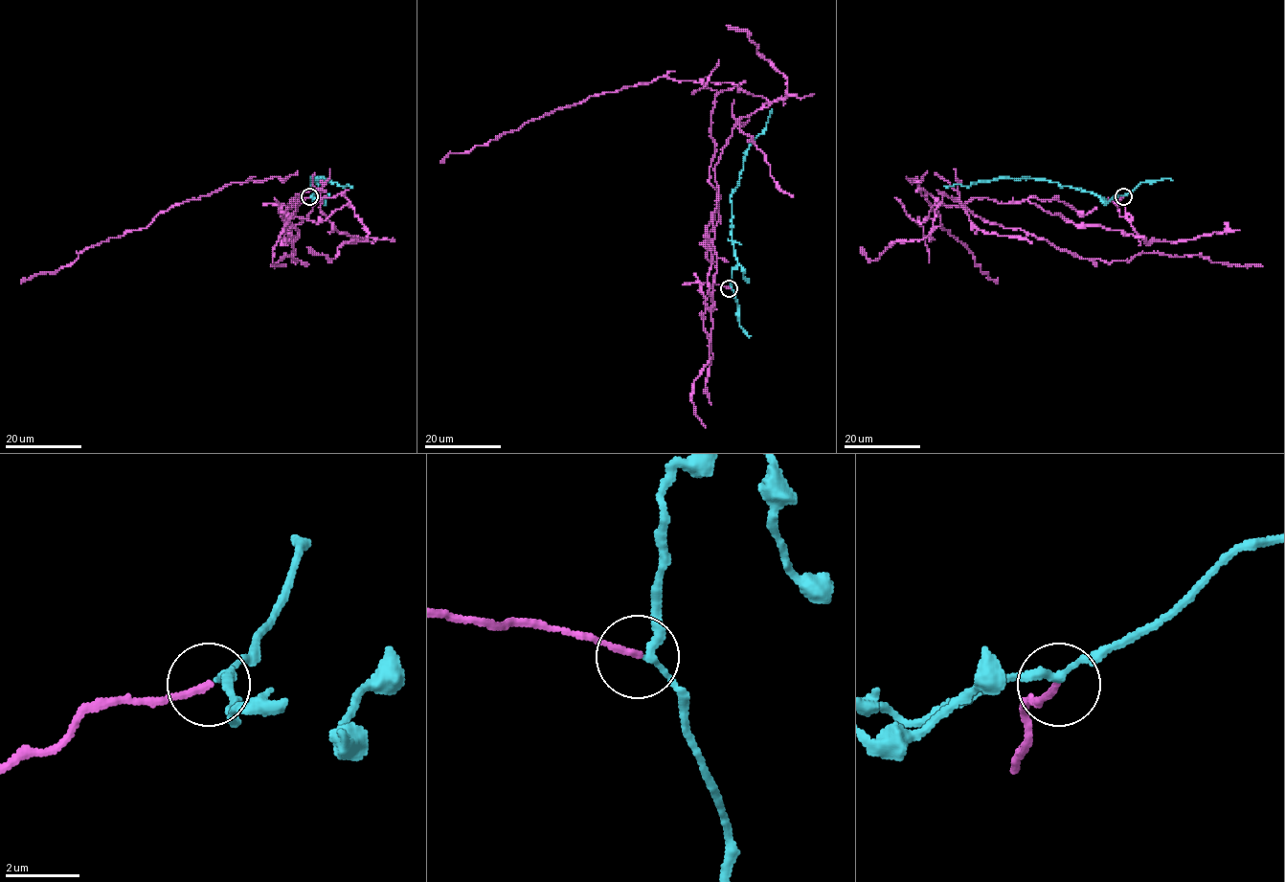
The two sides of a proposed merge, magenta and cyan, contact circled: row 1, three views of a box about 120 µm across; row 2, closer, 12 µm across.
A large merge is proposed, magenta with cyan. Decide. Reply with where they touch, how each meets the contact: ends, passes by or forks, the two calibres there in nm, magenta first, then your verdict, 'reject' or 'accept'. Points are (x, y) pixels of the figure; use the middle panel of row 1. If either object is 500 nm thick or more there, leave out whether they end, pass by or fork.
at (729, 288); magenta ends there; cyan passes by; 180 nm thick on the magenta side, 190 nm on the other; reject

